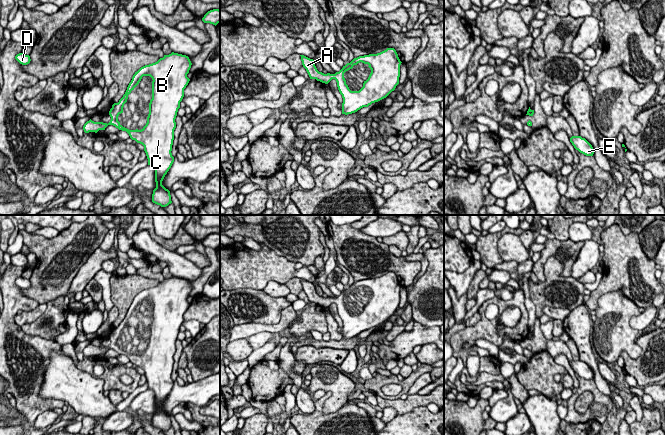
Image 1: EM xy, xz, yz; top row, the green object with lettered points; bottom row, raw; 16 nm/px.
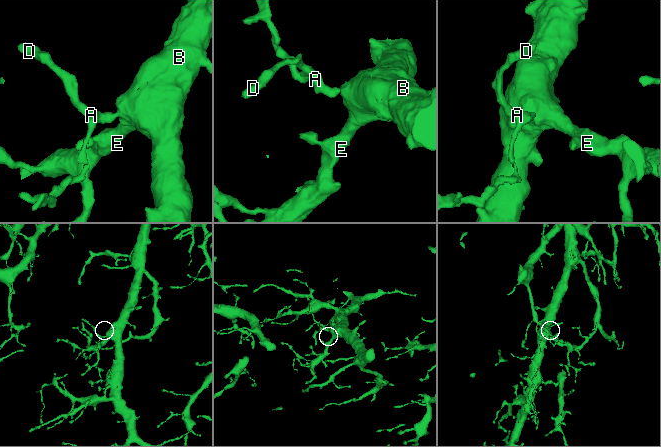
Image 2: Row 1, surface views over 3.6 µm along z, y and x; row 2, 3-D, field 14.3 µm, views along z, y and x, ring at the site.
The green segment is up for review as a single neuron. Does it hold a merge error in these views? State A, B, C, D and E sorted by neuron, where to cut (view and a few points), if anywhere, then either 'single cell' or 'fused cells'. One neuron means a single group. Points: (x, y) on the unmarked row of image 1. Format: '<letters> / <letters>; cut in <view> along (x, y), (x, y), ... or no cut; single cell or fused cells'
A B C D E; no cut; single cell

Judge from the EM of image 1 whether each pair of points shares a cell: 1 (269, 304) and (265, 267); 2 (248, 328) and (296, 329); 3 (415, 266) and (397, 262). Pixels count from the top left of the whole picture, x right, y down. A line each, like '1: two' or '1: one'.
1: two
2: two
3: one

